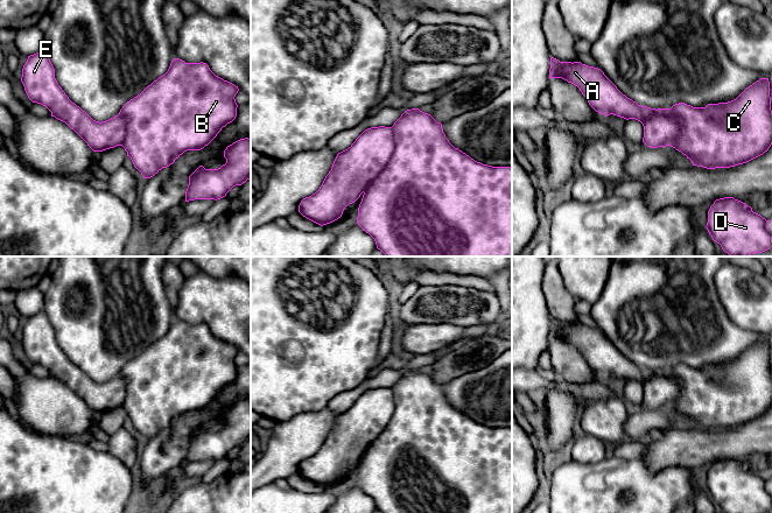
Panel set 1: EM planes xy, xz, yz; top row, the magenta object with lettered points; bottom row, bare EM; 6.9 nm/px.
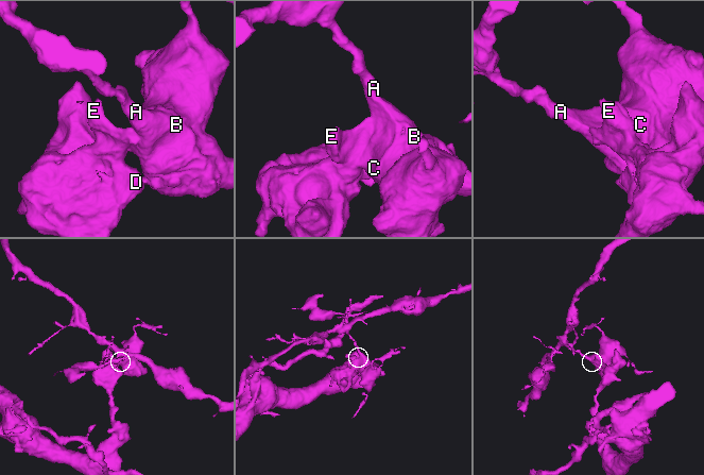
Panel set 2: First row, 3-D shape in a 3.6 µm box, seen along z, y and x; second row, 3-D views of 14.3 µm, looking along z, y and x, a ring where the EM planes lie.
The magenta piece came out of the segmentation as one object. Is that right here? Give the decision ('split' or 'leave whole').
split

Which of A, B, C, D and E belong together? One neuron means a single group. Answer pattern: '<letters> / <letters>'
A B C / D E

